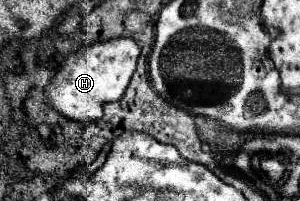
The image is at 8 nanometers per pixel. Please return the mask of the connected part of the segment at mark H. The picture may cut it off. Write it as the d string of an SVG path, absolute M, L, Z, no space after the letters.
M128 37L94 43L70 55L60 73L54 77L54 83L46 89L48 105L74 121L98 121L102 117L102 105L108 101L118 101L124 95L136 71L138 57L140 47L134 39Z

